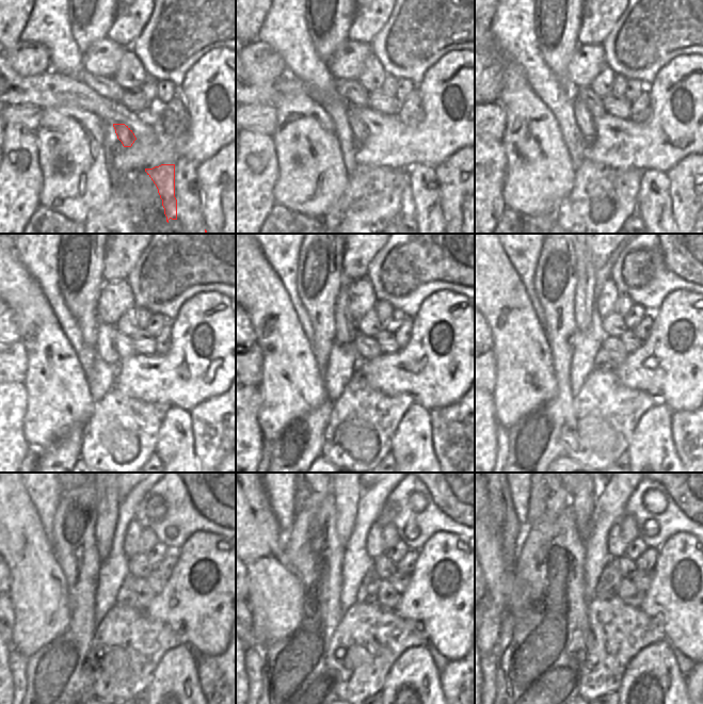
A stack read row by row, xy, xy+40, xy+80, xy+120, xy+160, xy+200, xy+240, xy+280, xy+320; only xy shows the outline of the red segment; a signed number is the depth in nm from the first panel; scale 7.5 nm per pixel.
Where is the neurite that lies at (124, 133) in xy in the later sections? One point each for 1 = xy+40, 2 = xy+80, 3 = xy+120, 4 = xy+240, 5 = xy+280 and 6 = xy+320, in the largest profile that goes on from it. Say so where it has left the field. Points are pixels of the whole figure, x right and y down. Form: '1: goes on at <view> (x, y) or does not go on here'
1: goes on at xy+40 (361, 132)
2: goes on at xy+80 (585, 120)
3: goes on at xy+120 (105, 349)
4: goes on at xy+240 (108, 500)
5: goes on at xy+280 (346, 494)
6: goes on at xy+320 (582, 500)

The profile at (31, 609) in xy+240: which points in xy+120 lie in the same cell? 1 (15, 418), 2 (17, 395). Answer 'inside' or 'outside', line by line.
1: outside
2: outside

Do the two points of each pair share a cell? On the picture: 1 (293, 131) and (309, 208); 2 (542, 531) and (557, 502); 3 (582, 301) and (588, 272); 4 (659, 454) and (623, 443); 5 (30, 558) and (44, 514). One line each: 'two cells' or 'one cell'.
1: one cell
2: one cell
3: one cell
4: two cells
5: two cells

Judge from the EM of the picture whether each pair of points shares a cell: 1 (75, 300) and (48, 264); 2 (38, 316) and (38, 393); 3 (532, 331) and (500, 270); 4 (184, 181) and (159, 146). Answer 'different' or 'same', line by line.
1: different
2: same
3: same
4: different

